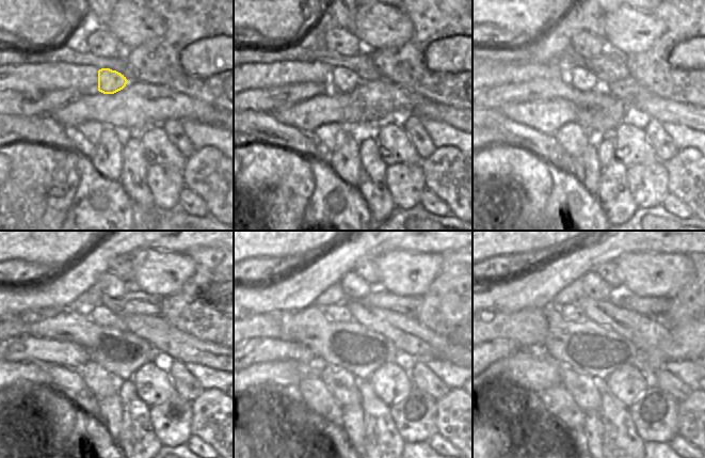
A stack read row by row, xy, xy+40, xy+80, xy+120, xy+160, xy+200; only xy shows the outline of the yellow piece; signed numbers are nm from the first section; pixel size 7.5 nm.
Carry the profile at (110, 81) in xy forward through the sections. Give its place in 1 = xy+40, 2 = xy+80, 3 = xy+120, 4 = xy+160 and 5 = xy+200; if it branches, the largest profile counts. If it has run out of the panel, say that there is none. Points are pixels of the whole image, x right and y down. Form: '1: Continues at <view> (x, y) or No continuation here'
1: Continues at xy+40 (342, 80)
2: Continues at xy+80 (581, 79)
3: Continues at xy+120 (99, 314)
4: Continues at xy+160 (338, 312)
5: Continues at xy+200 (571, 312).

